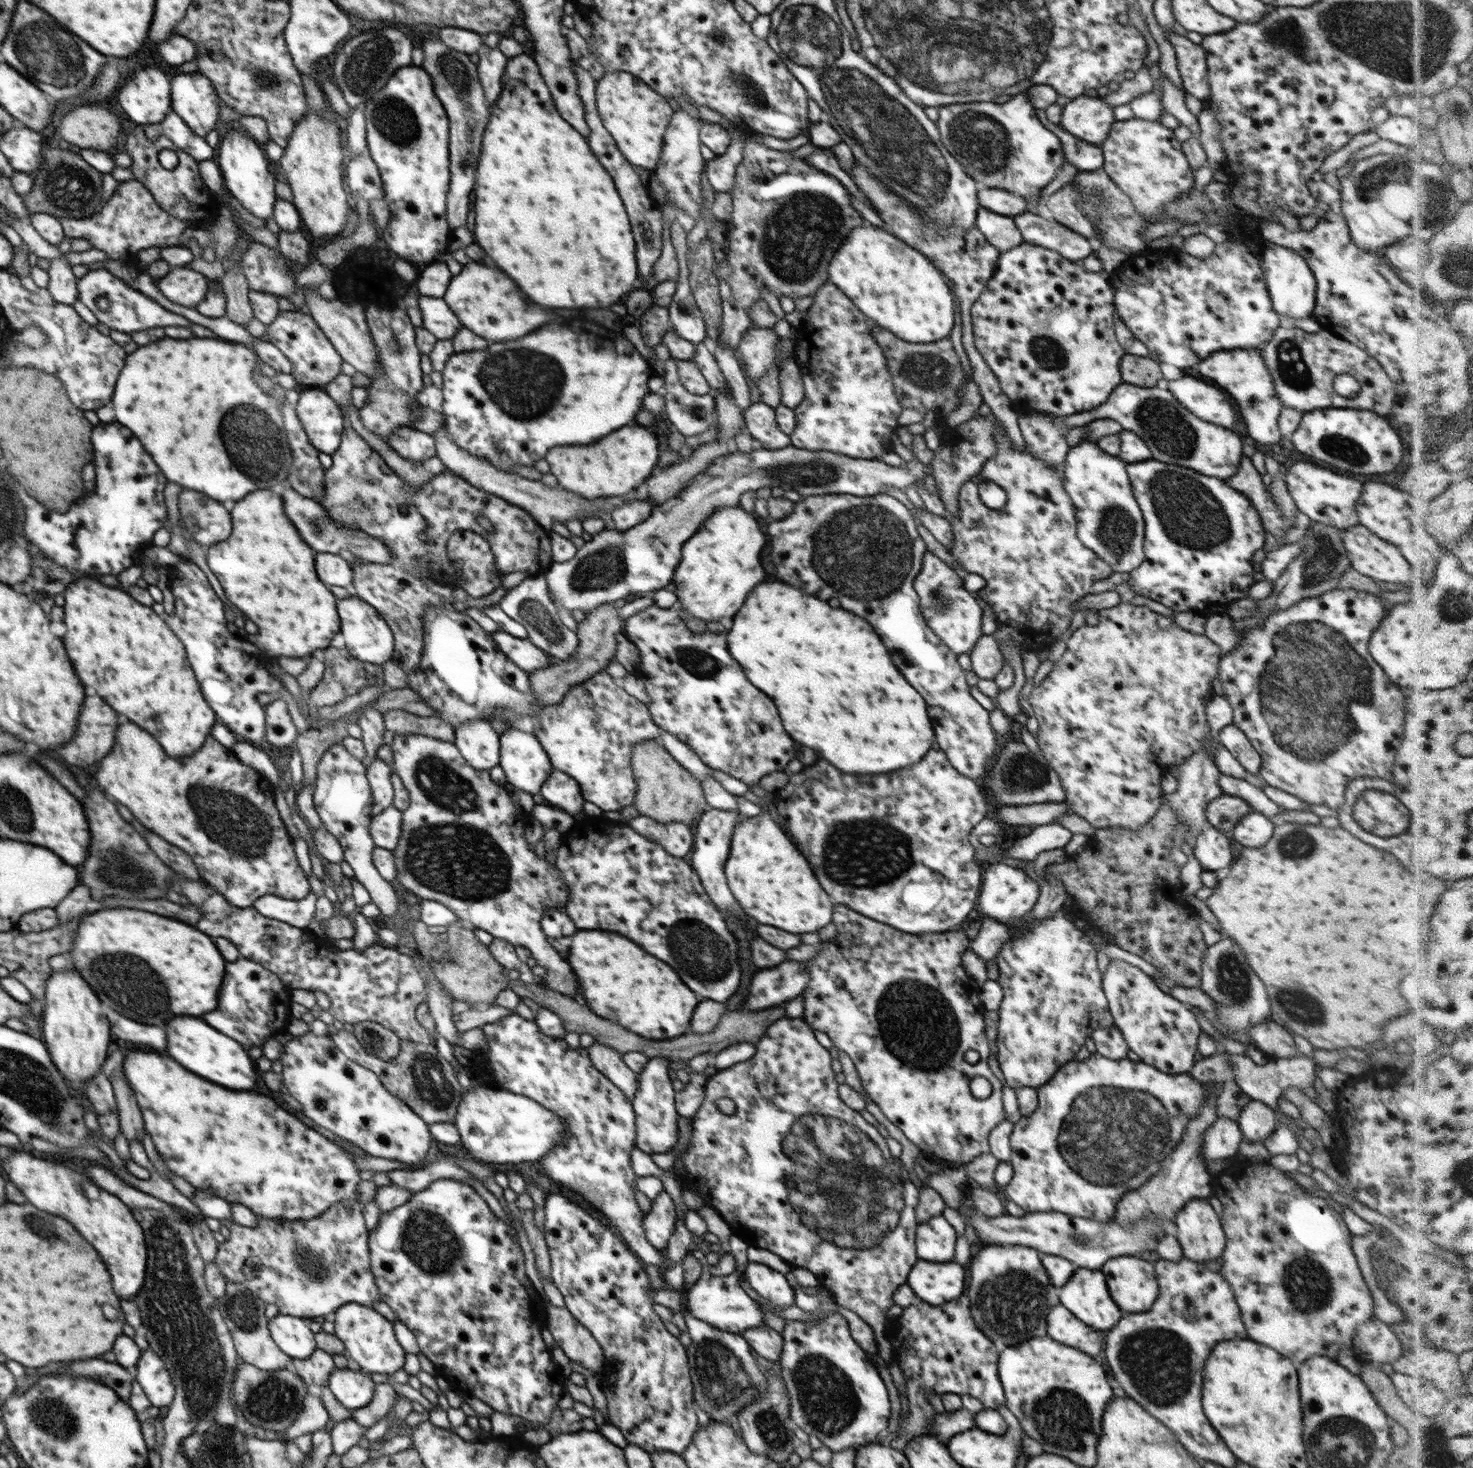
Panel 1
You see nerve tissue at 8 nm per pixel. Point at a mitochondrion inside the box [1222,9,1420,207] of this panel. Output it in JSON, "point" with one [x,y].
{"point":[1374,182]}

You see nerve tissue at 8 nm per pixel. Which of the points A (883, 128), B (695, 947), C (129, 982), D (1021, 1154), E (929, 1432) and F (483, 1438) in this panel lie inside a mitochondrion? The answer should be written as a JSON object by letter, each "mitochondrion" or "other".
{"A":"mitochondrion","B":"mitochondrion","C":"mitochondrion","D":"other","E":"other","F":"other"}

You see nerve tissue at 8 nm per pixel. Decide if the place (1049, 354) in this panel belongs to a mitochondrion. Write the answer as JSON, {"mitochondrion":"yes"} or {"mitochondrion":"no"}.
{"mitochondrion":"yes"}

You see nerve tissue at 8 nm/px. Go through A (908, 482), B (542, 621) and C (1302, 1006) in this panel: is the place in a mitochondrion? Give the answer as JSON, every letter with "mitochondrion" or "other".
{"A":"other","B":"mitochondrion","C":"mitochondrion"}

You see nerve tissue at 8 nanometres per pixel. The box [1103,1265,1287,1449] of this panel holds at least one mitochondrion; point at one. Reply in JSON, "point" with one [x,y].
{"point":[1149,1357]}

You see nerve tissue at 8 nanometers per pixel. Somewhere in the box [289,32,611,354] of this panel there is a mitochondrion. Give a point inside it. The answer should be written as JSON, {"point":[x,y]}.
{"point":[452,67]}

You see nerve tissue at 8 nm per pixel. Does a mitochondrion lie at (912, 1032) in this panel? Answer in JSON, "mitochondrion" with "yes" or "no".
{"mitochondrion":"yes"}

